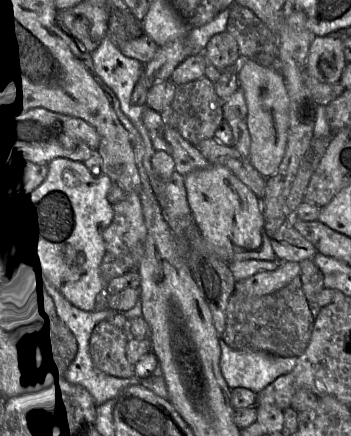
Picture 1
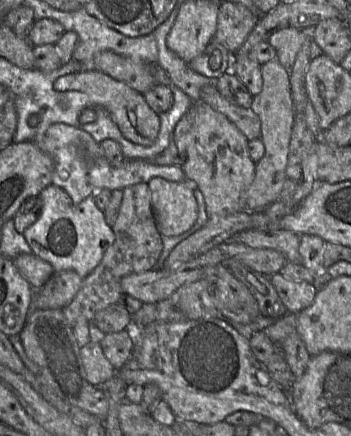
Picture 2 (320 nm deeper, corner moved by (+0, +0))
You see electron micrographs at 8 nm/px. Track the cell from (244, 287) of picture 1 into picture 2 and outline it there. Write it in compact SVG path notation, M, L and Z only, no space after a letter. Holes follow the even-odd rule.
M281 273L271 275L270 281L289 313L299 314L313 303L318 293L312 283L291 280Z

